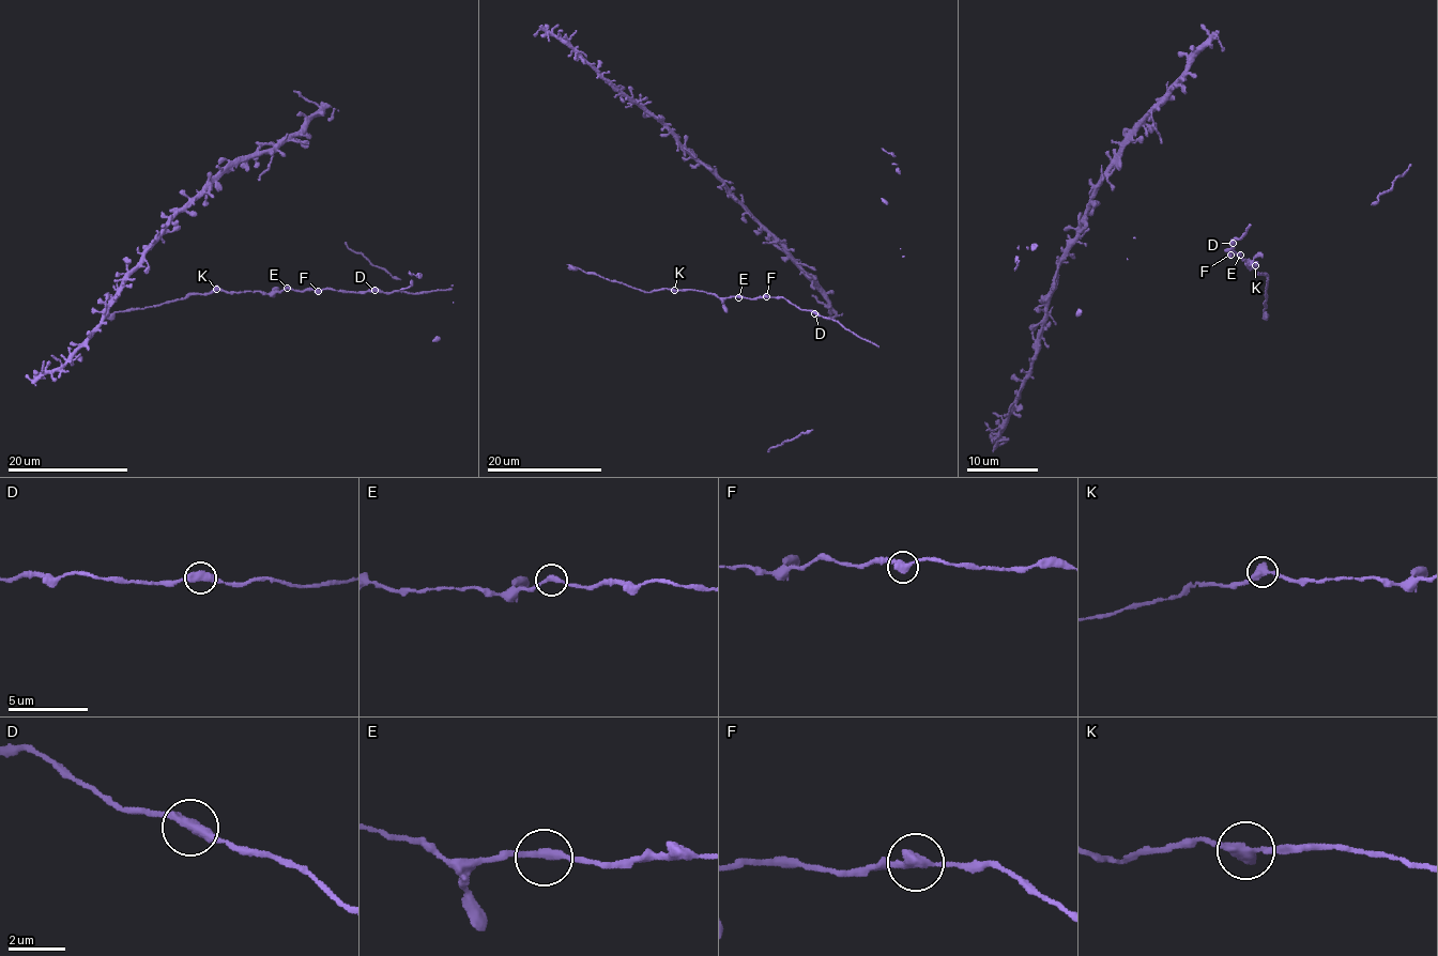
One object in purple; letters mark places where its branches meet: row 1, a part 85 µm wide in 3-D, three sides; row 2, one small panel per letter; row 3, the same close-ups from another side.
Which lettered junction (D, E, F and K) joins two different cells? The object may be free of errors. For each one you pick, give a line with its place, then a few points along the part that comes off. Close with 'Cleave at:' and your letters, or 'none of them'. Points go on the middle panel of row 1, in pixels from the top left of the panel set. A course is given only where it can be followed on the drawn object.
Cleave at: none of them

